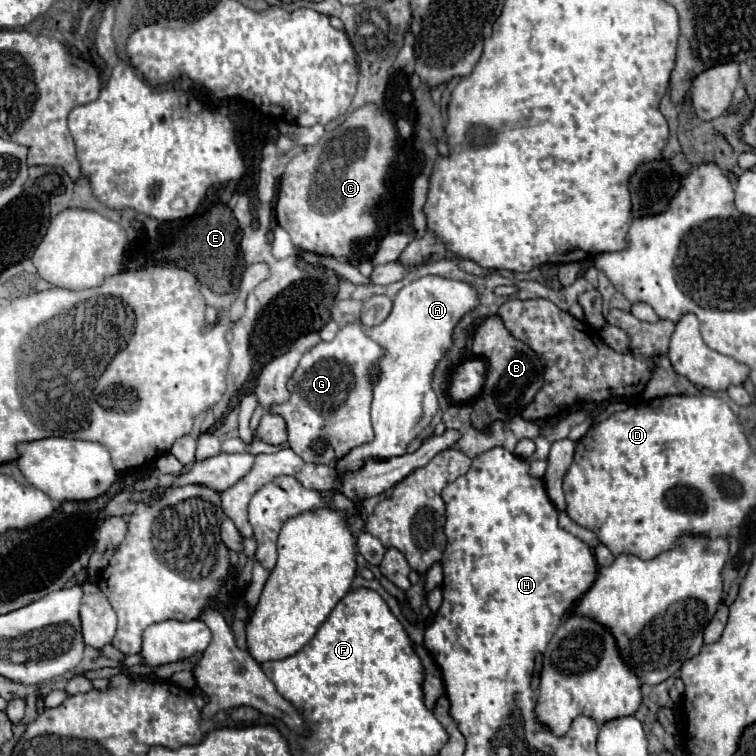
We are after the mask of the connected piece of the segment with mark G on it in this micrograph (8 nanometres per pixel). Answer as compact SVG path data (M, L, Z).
M350 322L332 342L320 342L308 350L294 376L288 382L290 400L272 406L272 414L278 414L288 424L288 446L310 464L334 466L352 448L374 440L370 424L372 388L376 378L370 376L372 368L384 358L384 348L376 344L360 322Z

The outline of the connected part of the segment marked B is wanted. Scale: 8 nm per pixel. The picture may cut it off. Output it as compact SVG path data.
M498 316L486 318L474 334L472 356L486 362L486 380L482 392L472 402L470 422L476 430L488 432L488 428L500 420L508 422L514 416L520 416L522 410L534 400L536 392L544 386L544 372L538 356L524 342L510 336Z

